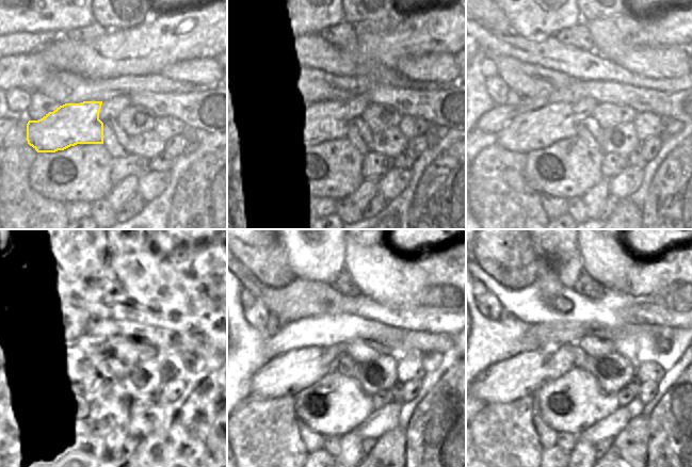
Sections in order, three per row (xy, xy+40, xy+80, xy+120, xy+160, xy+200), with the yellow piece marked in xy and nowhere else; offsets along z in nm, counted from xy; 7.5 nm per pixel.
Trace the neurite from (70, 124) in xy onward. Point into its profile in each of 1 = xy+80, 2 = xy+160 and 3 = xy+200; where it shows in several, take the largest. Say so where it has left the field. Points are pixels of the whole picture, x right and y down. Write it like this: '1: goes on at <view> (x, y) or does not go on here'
1: goes on at xy+80 (540, 128)
2: goes on at xy+160 (289, 373)
3: goes on at xy+200 (509, 380)

